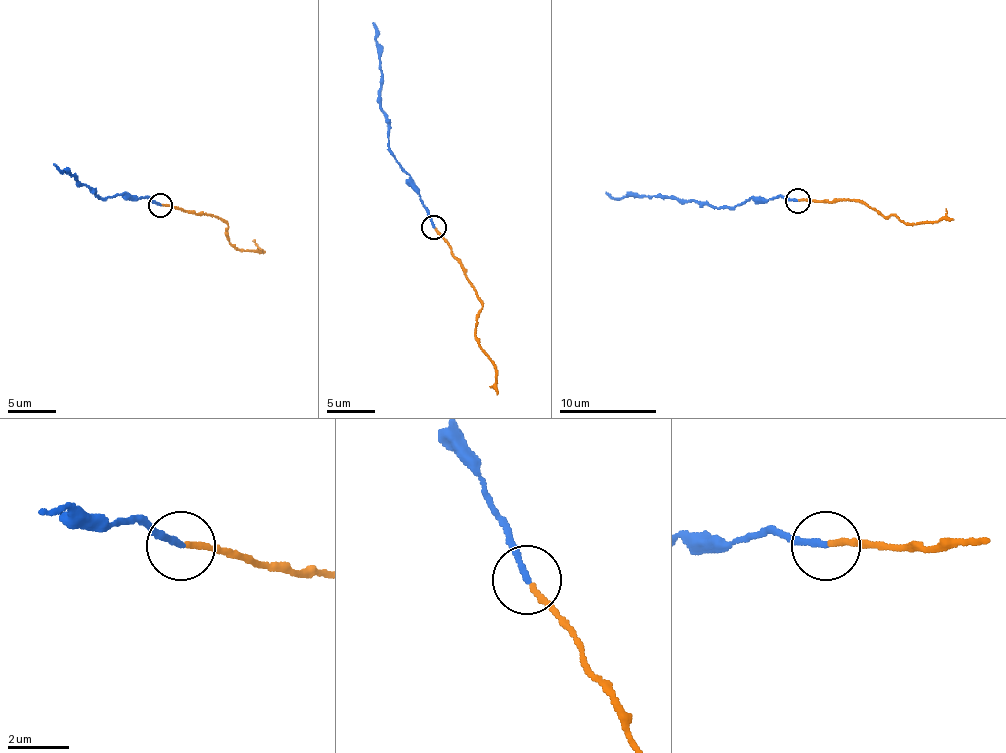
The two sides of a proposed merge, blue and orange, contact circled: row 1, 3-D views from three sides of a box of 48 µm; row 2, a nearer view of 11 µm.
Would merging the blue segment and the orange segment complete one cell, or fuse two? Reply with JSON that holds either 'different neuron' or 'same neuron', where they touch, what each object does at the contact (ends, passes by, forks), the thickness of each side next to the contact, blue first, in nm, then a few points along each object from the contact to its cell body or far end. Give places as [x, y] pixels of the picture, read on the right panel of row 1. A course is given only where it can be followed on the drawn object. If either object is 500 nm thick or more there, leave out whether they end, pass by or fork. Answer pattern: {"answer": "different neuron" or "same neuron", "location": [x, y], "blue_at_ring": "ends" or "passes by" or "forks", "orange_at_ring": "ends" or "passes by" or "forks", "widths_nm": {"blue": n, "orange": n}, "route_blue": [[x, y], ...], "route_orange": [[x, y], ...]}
{"answer": "same neuron", "location": [797, 201], "blue_at_ring": "ends", "orange_at_ring": "ends", "widths_nm": {"blue": 190, "orange": 190}, "route_blue": [[798, 200], [780, 196], [709, 207], [676, 197], [626, 196], [613, 199], [607, 192]], "route_orange": [[798, 200], [858, 199], [886, 217], [896, 214], [913, 225], [953, 220]]}

